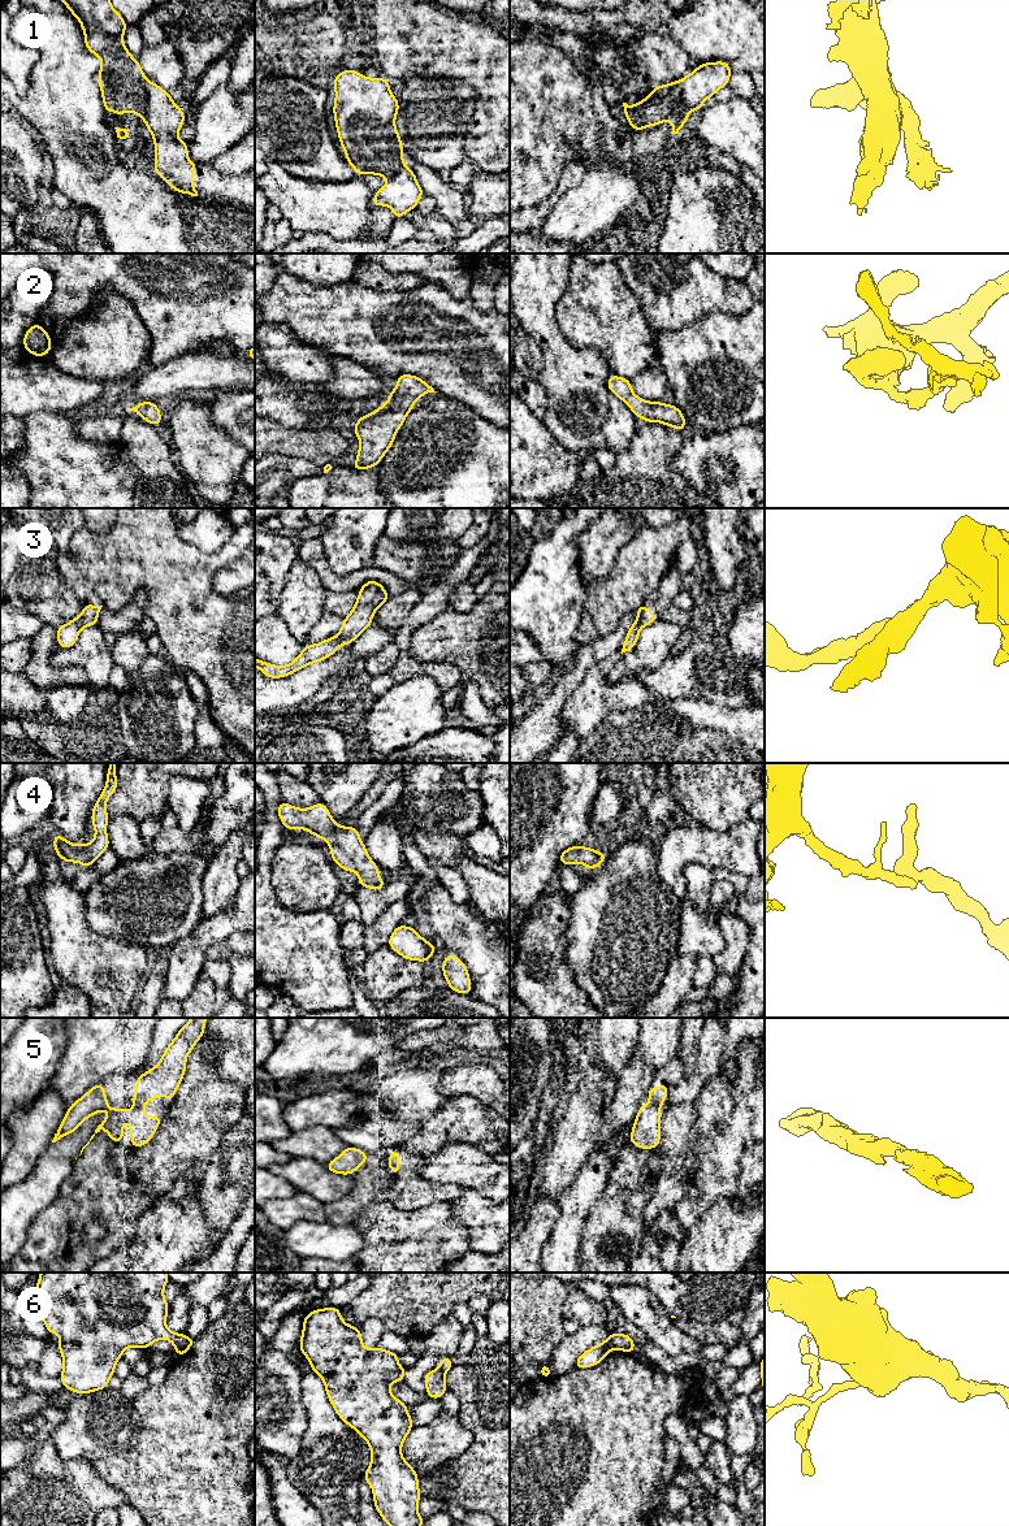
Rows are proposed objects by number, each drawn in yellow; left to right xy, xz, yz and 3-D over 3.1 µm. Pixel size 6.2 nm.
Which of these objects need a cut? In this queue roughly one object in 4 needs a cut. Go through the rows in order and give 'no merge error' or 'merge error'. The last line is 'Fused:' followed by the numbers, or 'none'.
1: merge error
2: no merge error
3: no merge error
4: no merge error
5: no merge error
6: merge error
Fused: 1, 6

